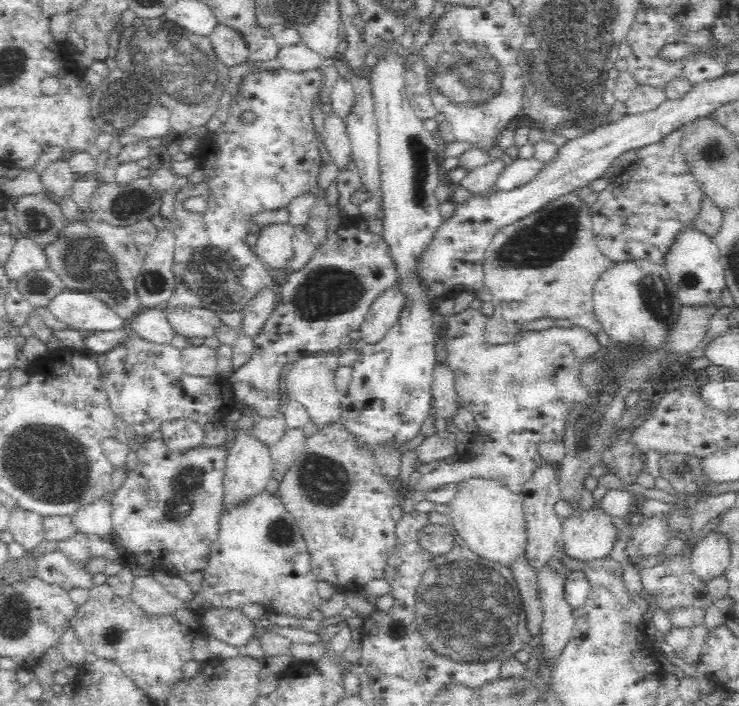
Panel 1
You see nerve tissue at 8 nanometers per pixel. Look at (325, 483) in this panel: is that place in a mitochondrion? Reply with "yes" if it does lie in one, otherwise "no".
yes

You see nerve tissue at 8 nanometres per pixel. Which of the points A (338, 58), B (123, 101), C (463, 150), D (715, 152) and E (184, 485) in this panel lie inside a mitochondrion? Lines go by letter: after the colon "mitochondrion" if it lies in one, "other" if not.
A: other
B: mitochondrion
C: other
D: mitochondrion
E: mitochondrion

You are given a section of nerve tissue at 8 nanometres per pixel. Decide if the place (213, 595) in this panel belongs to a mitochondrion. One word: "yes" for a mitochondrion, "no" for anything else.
no

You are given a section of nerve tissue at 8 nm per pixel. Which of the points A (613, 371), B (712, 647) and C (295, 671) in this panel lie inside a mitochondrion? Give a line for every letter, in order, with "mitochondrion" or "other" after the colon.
A: mitochondrion
B: other
C: other

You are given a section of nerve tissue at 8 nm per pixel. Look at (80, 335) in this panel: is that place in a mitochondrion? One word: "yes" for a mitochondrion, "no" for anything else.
no

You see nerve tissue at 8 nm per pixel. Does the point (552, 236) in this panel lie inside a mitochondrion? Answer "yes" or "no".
yes

